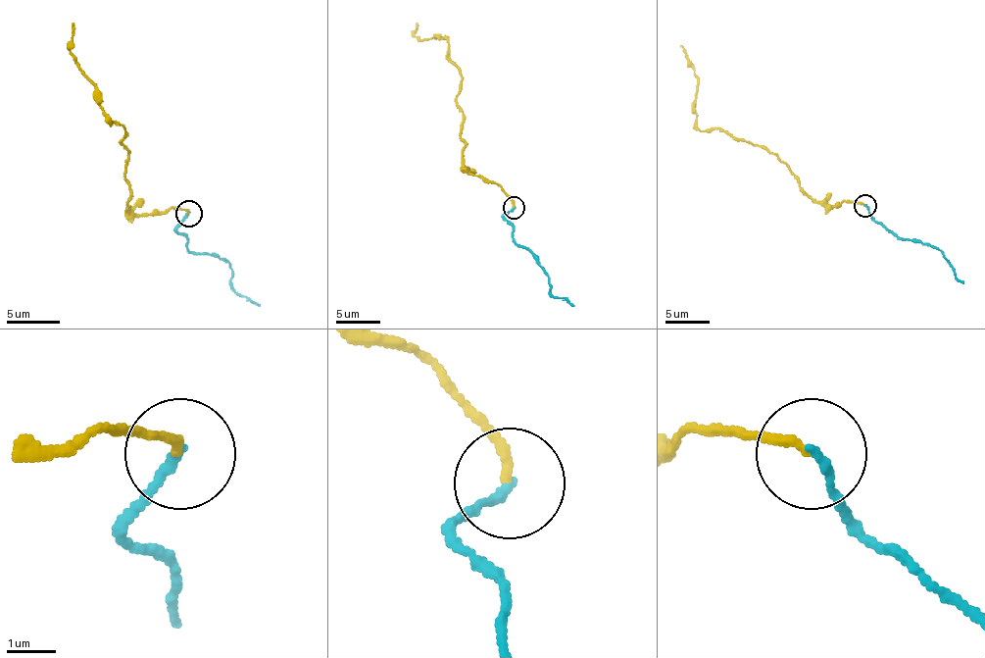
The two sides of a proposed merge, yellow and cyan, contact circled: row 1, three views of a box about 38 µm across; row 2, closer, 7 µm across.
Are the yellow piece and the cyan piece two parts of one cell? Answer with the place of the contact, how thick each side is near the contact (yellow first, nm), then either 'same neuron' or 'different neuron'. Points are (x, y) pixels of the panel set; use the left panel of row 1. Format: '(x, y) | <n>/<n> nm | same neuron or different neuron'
(188, 213) | 180/200 nm | same neuron

